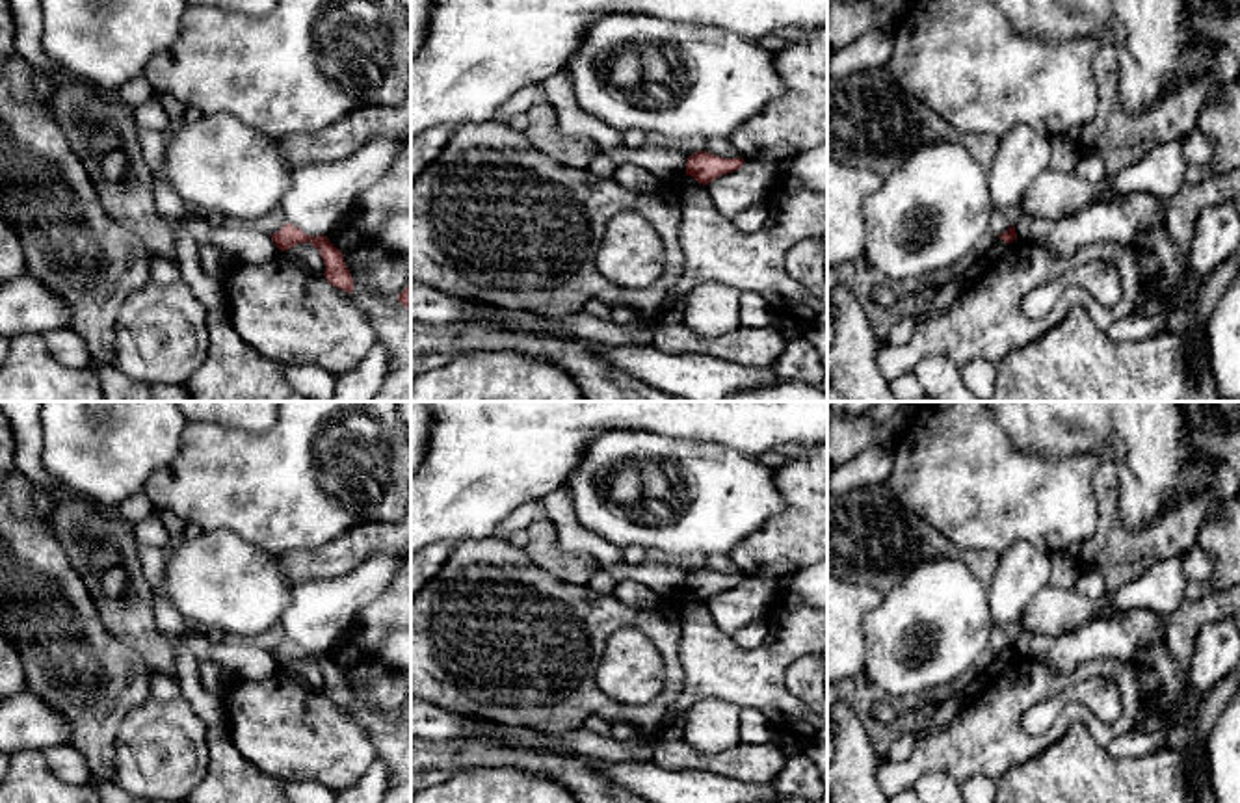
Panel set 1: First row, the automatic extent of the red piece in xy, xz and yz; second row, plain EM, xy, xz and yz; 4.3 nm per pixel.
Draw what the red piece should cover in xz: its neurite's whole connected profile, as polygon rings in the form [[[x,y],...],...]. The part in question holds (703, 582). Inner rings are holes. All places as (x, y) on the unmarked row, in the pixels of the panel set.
[[[699,567],[688,573],[686,591],[693,593],[699,600],[708,600],[721,591],[738,587],[744,582],[744,574],[721,574],[706,567]]]

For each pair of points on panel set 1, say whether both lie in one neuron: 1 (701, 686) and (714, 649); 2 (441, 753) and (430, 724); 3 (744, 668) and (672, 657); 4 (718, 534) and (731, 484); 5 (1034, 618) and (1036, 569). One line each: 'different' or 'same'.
1: same
2: different
3: different
4: same
5: different

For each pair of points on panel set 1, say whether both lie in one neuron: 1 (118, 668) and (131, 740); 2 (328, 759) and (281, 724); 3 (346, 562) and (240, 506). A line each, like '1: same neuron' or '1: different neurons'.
1: different neurons
2: same neuron
3: different neurons

